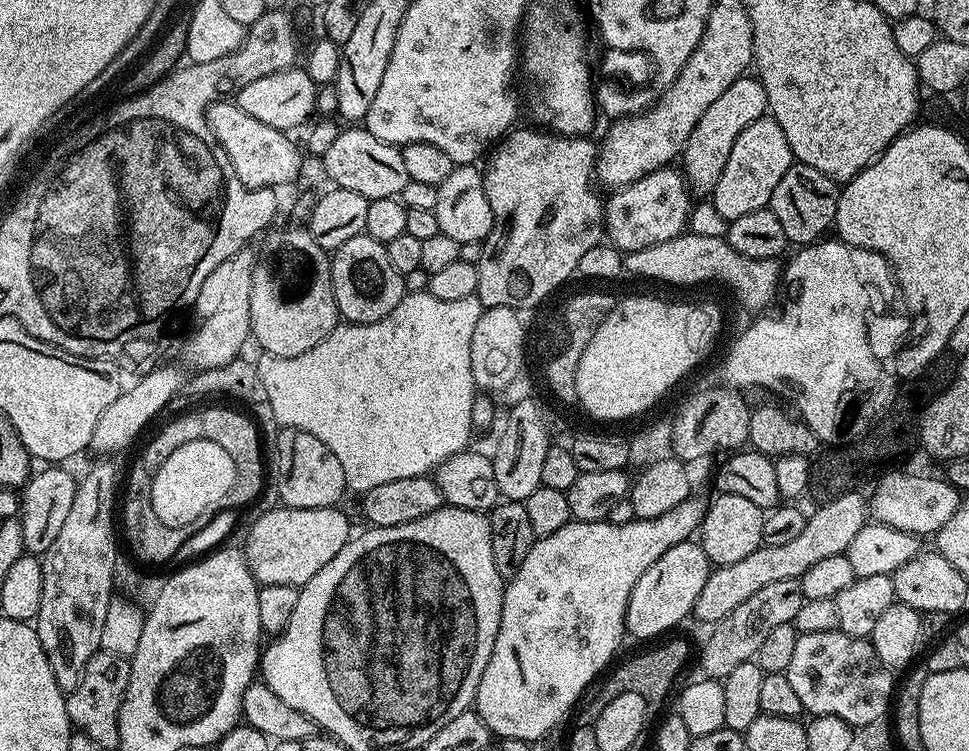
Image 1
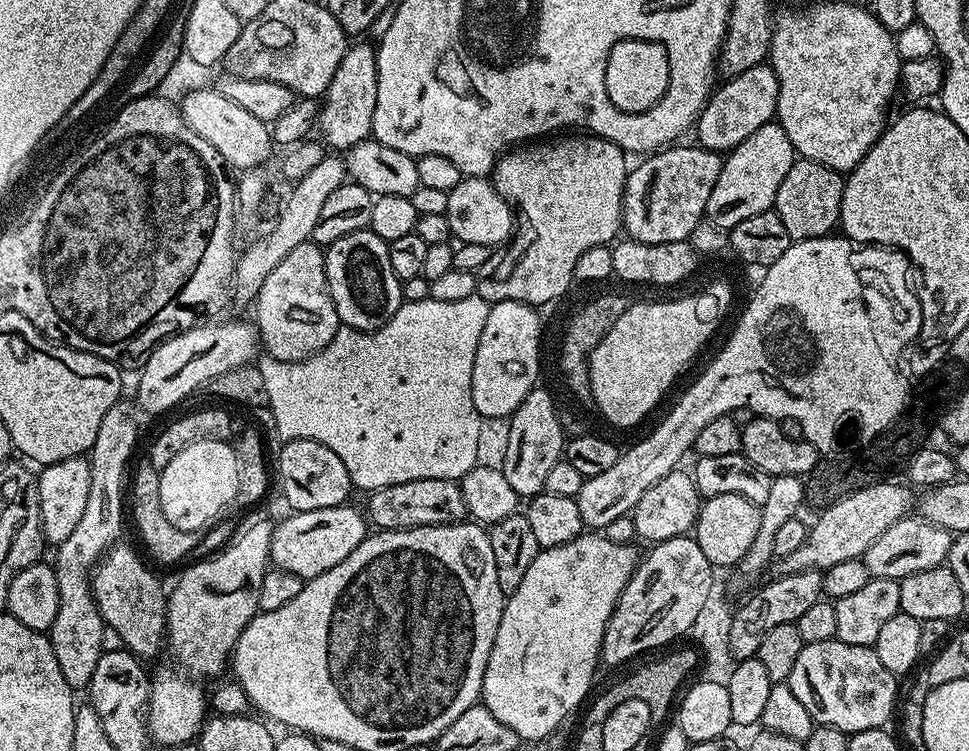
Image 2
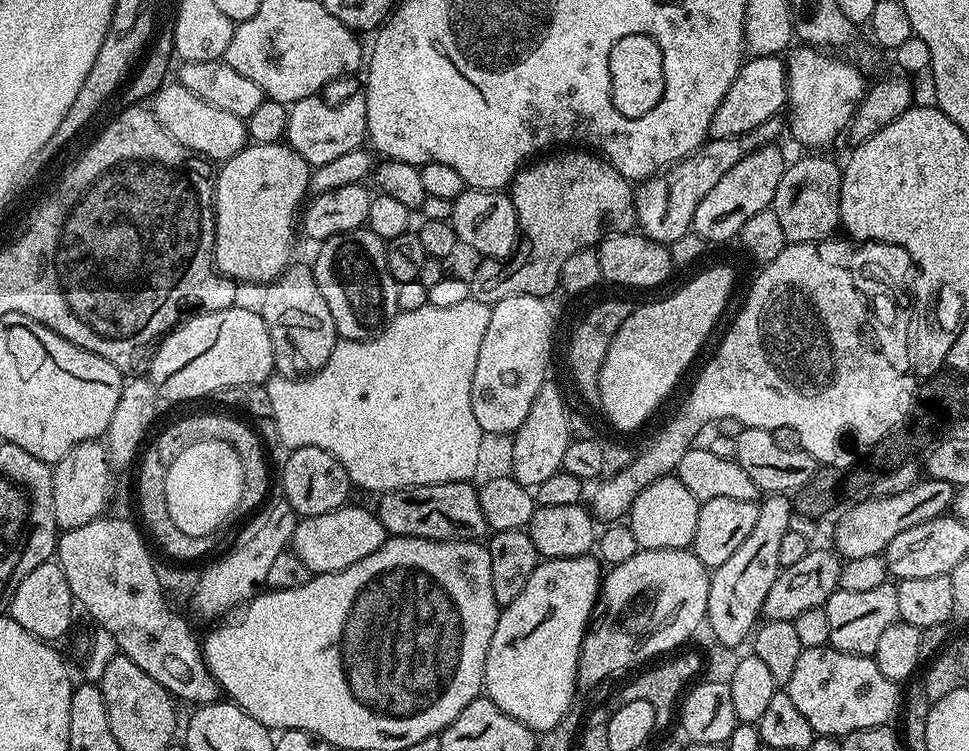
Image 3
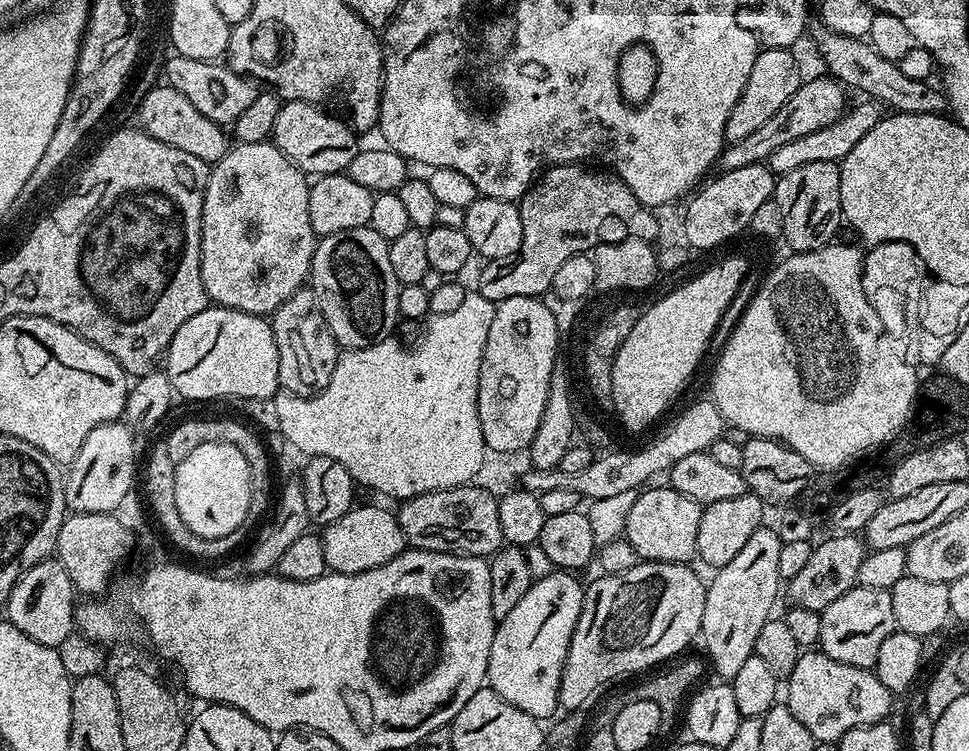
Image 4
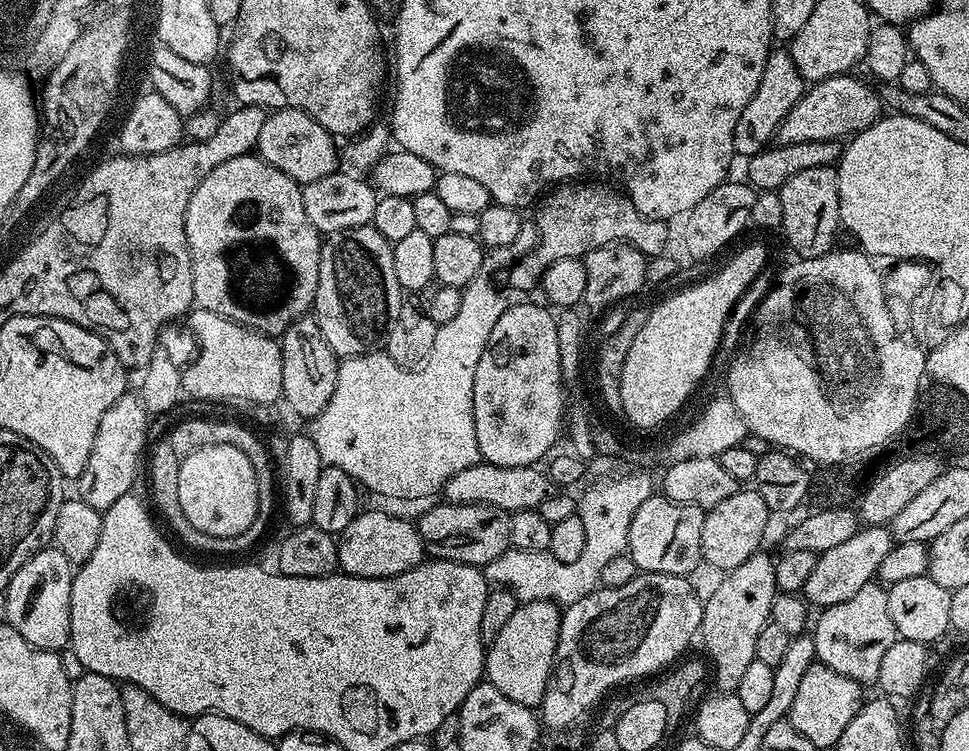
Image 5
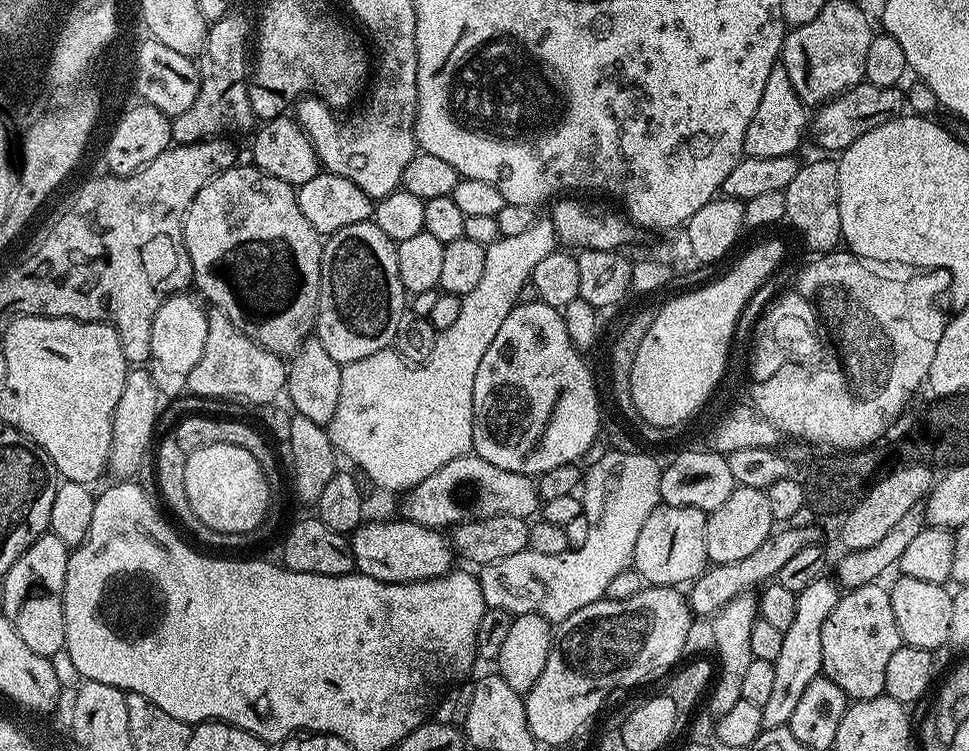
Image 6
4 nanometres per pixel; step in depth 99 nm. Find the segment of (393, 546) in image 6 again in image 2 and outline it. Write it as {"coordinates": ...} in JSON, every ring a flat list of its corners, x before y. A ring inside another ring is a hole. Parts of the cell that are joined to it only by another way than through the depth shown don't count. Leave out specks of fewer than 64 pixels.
{"coordinates":[[343,503,326,510,288,514,281,524,277,523,272,529,271,563,277,568,298,574,306,582,338,566,338,562,348,557,370,532,365,513,361,509,359,512,356,508,348,507,347,503]]}

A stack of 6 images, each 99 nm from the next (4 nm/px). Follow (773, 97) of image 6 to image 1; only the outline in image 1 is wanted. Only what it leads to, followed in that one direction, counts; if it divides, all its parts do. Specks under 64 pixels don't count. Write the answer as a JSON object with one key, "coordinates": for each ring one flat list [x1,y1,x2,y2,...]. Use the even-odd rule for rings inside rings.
{"coordinates":[[745,74,734,82,716,99,706,114,698,118,698,126,690,134,682,153,682,171,693,193,710,194,722,178,722,170,726,170,726,158,730,158,730,150,734,150,734,142,738,142,738,134,750,126,750,122,760,119,768,112,768,99,762,82,755,75]]}

